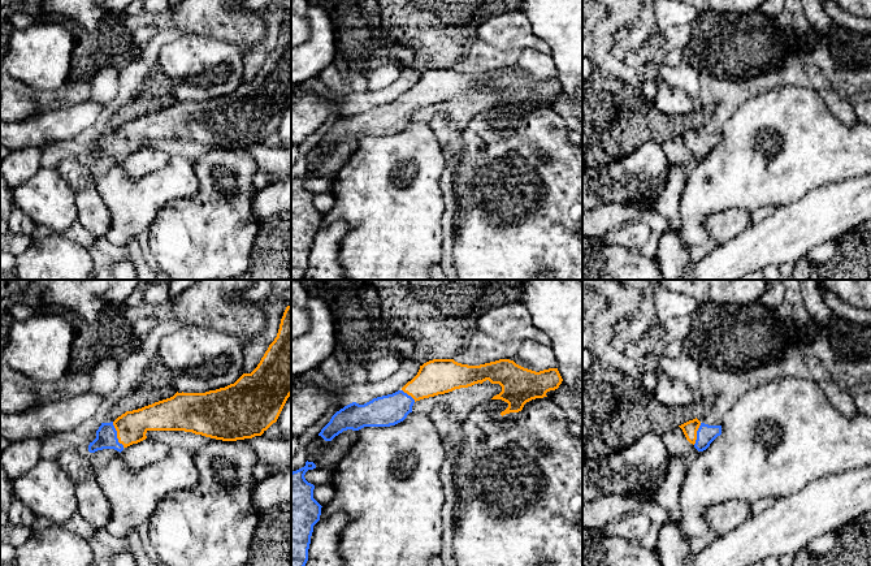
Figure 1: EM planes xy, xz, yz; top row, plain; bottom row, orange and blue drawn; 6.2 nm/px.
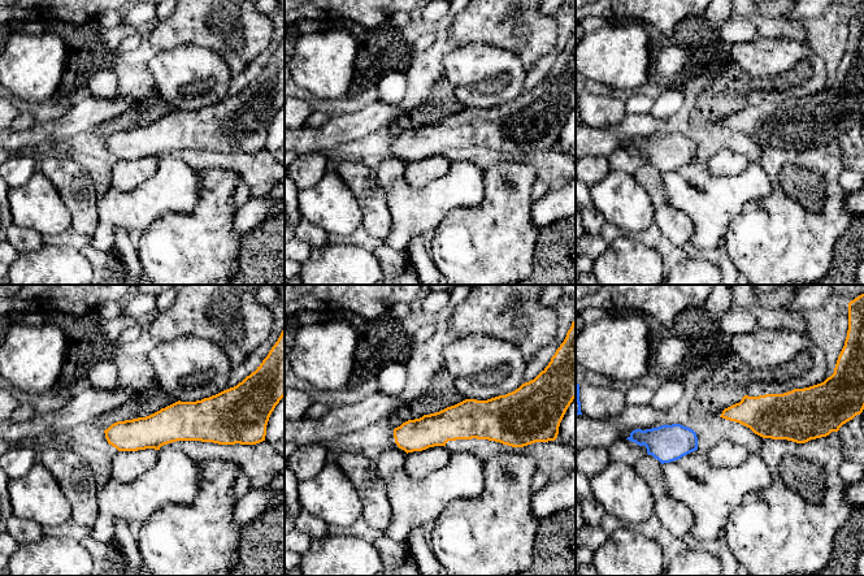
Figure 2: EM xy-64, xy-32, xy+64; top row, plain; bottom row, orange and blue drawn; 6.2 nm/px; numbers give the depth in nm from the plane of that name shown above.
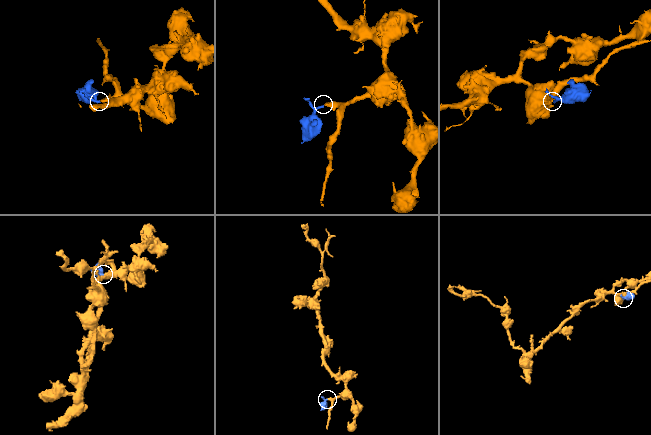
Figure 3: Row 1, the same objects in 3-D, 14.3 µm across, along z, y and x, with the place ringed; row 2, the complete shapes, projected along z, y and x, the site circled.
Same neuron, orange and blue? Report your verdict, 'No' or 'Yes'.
Yes

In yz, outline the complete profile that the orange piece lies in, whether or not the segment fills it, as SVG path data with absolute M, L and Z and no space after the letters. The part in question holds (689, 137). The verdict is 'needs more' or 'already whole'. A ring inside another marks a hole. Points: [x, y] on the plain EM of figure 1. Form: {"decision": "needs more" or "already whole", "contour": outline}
{"decision": "needs more", "contour": "M697 126L679 134L686 148L694 154L698 160L706 159L710 152L722 143L722 134L708 134L701 131Z"}

